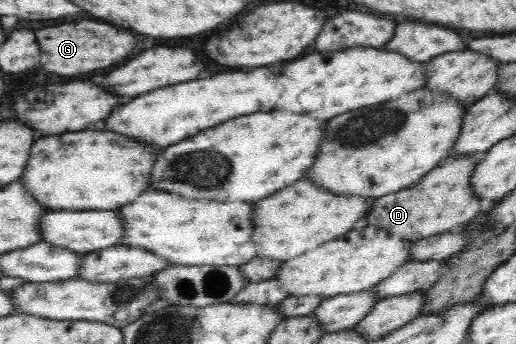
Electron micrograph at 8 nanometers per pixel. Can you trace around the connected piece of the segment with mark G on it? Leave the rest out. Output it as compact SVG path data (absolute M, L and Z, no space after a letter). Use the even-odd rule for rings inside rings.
M79 21L79 23L65 23L59 27L45 27L35 31L35 37L41 47L41 63L49 73L55 75L79 75L93 69L103 69L109 65L119 63L121 59L129 57L135 47L135 37L121 27L113 27L107 23L97 21ZM85 31L95 31L95 41L91 43L85 37Z

